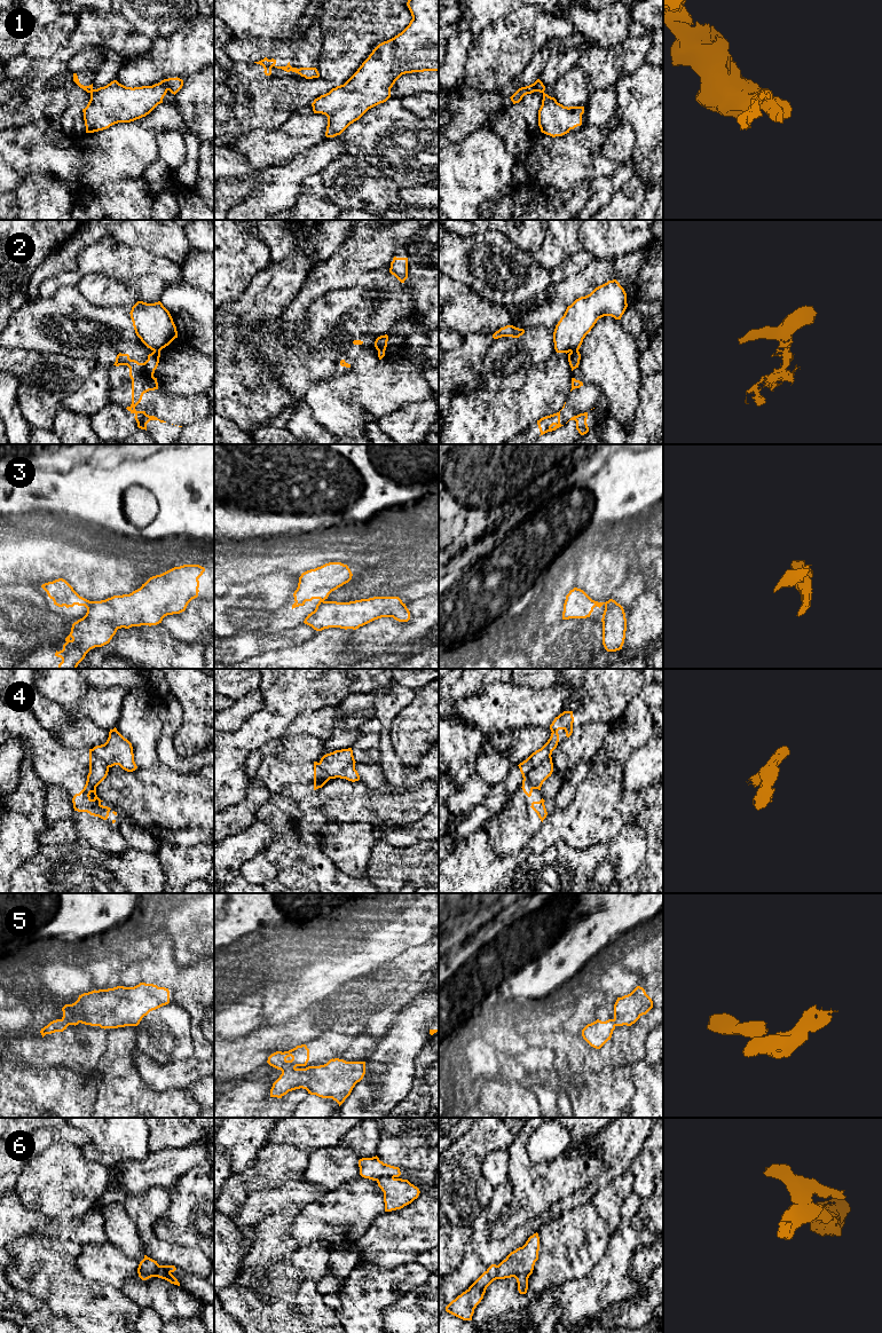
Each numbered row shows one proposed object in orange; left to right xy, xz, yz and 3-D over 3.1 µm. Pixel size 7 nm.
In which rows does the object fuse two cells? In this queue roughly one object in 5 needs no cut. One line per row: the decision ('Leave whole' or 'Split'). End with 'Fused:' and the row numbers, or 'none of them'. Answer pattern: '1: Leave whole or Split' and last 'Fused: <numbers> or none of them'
1: Split
2: Split
3: Split
4: Split
5: Split
6: Split
Fused: 1, 2, 3, 4, 5, 6

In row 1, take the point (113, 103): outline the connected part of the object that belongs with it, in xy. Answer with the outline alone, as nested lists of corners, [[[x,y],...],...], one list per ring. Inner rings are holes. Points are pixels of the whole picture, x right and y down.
[[[180,78],[164,79],[152,86],[126,87],[117,80],[93,89],[84,112],[86,133],[109,128],[118,123],[131,123],[149,115],[170,90],[176,94],[183,86]]]

